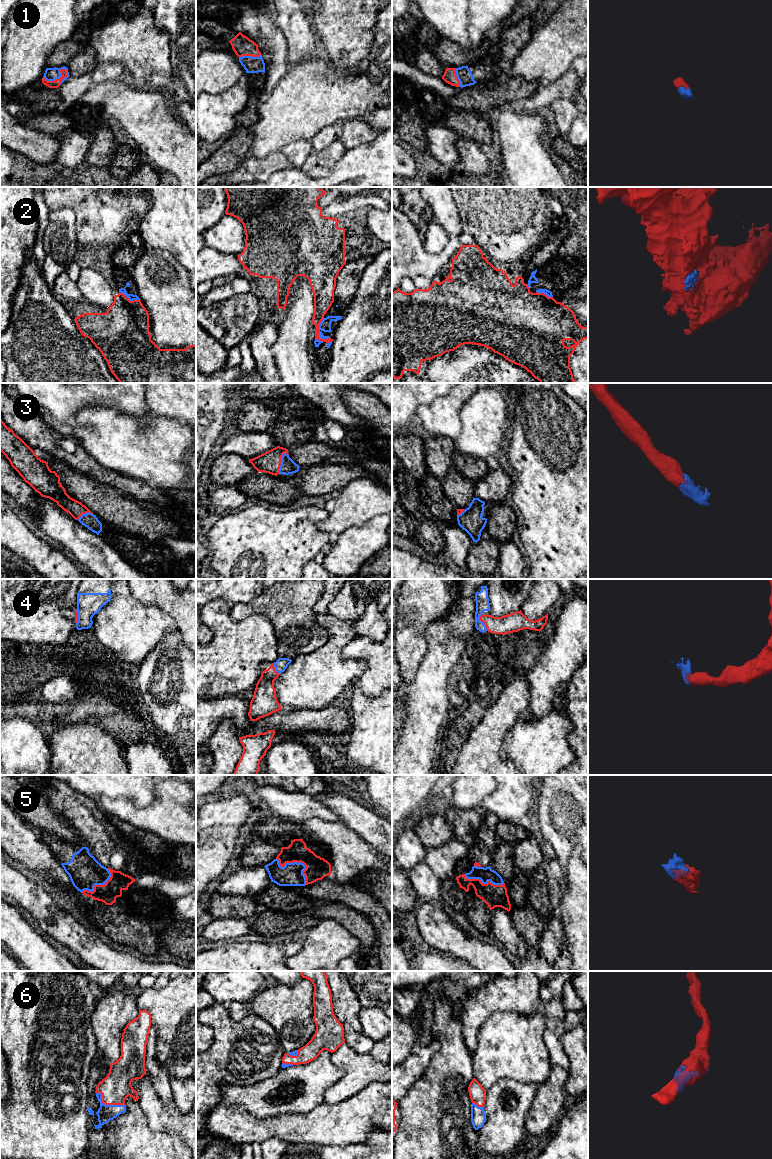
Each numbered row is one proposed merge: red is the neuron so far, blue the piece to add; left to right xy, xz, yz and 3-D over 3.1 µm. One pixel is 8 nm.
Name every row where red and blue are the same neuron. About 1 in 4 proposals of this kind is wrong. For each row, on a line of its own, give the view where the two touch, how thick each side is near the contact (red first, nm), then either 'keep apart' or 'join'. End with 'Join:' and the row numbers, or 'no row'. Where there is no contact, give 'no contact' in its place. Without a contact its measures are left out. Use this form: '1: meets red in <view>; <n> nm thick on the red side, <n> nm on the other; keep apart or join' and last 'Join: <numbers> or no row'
1: meets red in xy; 70 nm thick on the red side, 110 nm on the other; join
2: meets red in xz; 120 nm thick on the red side, 90 nm on the other; keep apart
3: meets red in xz; 180 nm thick on the red side, 120 nm on the other; join
4: meets red in yz; 150 nm thick on the red side, 110 nm on the other; join
5: meets red in xz; 180 nm thick on the red side, 180 nm on the other; join
6: meets red in xy; 240 nm thick on the red side, 140 nm on the other; join
Join: 1, 3, 4, 5, 6

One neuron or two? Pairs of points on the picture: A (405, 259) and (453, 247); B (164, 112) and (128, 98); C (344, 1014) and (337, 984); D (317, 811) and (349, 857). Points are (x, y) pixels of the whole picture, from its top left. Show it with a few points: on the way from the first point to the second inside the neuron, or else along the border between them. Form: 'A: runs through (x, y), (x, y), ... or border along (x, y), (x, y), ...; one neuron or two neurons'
A: runs through (417, 259), (441, 259); one neuron
B: runs through (155, 112), (142, 112), (137, 107); one neuron
C: runs through (344, 1007), (344, 997), (341, 991); one neuron
D: border along (325, 819), (308, 818), (300, 823); two neurons

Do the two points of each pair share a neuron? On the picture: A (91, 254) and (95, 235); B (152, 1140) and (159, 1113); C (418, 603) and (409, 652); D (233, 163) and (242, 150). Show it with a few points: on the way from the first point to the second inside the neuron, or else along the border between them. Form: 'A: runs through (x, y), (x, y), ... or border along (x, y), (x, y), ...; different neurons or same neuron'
A: border along (78, 244), (94, 249), (109, 245), (115, 249); different neurons
B: border along (142, 1111), (152, 1130), (177, 1136); different neurons
C: runs through (413, 615), (410, 624), (409, 640); same neuron
D: runs through (233, 160), (239, 153); same neuron

